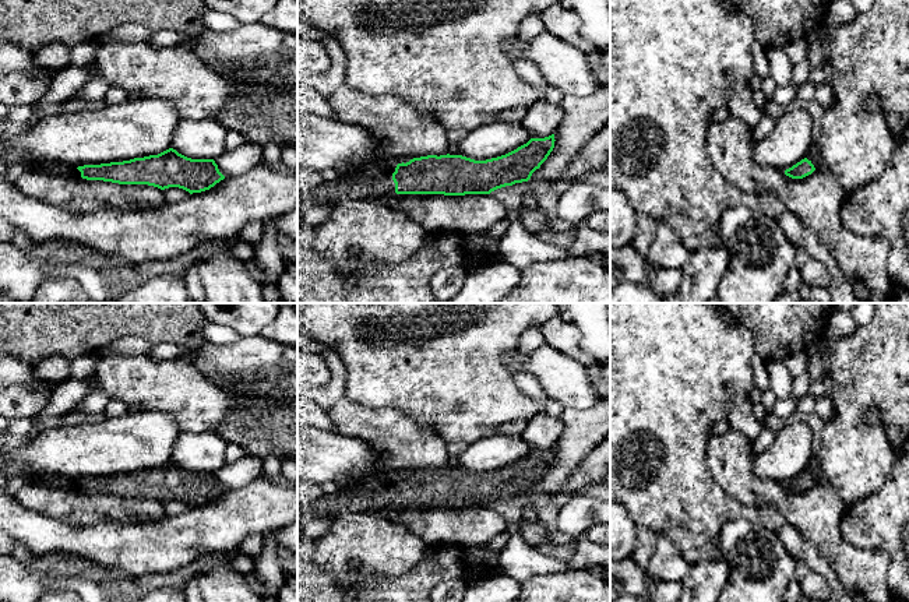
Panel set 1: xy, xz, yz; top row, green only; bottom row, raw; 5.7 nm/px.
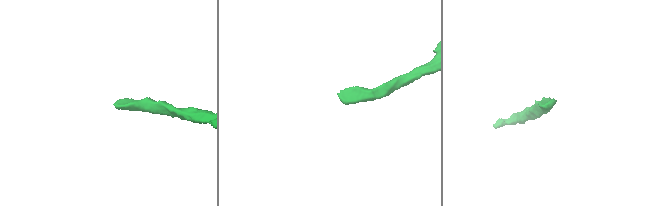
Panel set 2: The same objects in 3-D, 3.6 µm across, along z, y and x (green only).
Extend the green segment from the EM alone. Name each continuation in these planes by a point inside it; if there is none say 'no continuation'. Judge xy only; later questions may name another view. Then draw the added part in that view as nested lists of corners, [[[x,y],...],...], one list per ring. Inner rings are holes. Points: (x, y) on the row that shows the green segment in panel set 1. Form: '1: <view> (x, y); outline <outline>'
1: xy (56, 168); outline [[[59,162],[32,163],[29,166],[29,169],[46,170],[46,172],[50,172],[50,173],[54,173],[54,175],[60,175],[60,176],[64,176],[64,177],[74,177],[74,179],[81,177],[81,172],[77,168],[68,166],[68,165],[63,165],[63,163],[59,163]]]

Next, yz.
1: yz (813, 154); outline [[[813,142],[808,148],[806,158],[814,165],[815,169],[821,166],[818,144]]]

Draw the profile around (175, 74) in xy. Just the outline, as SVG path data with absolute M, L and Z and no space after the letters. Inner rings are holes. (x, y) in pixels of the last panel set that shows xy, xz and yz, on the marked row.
M101 39L94 56L98 73L110 87L170 102L182 119L215 119L218 110L237 94L237 88L205 66L187 45L154 47L148 42Z

